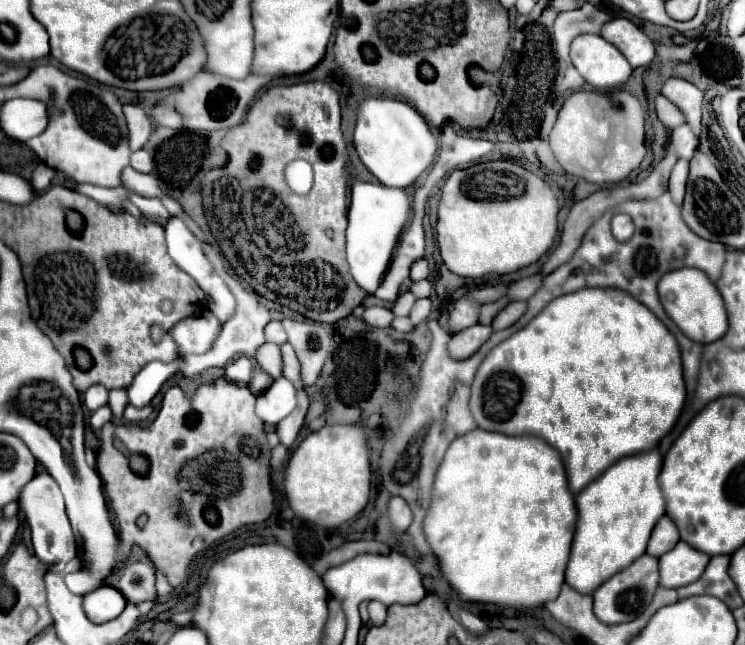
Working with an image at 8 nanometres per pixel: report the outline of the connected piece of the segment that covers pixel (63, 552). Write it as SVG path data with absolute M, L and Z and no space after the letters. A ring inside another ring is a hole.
M38 473L22 489L18 505L24 511L26 521L30 525L36 557L48 565L48 571L62 571L64 565L76 557L76 541L72 535L72 527L64 509L64 497L60 495L58 483L48 473Z

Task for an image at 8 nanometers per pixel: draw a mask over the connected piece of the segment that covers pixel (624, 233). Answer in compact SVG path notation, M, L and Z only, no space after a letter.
M616 215L612 219L612 233L618 241L628 241L634 235L634 223L628 215Z

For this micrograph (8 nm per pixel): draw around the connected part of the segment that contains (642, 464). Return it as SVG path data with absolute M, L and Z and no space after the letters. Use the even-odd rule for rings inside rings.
M656 449L630 455L614 463L602 477L576 495L578 527L566 567L566 583L580 593L594 593L602 581L646 553L654 525L664 515L664 495L658 483L662 455Z

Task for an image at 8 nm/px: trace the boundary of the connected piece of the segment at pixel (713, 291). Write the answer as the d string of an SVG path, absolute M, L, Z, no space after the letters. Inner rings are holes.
M684 267L684 269L666 273L666 277L662 277L662 281L658 283L658 293L662 297L662 305L664 305L666 313L680 327L680 331L686 333L686 337L690 337L692 341L706 345L706 343L714 343L726 335L728 311L724 307L724 299L720 295L720 291L716 289L714 281L710 281L710 277L706 273L702 273L700 269Z

